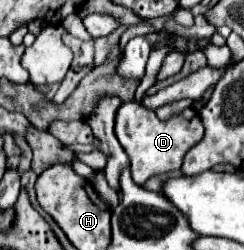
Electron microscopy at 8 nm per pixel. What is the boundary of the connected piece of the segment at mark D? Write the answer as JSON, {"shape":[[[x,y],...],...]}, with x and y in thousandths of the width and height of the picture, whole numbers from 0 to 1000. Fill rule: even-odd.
{"shape":[[[533,400],[508,408],[475,448],[475,552],[533,624],[541,720],[566,744],[590,744],[598,720],[672,688],[721,688],[746,664],[754,616],[836,544],[836,504],[803,440],[770,432],[738,464],[713,464],[680,488],[648,480],[639,448],[598,440],[582,416]]]}

